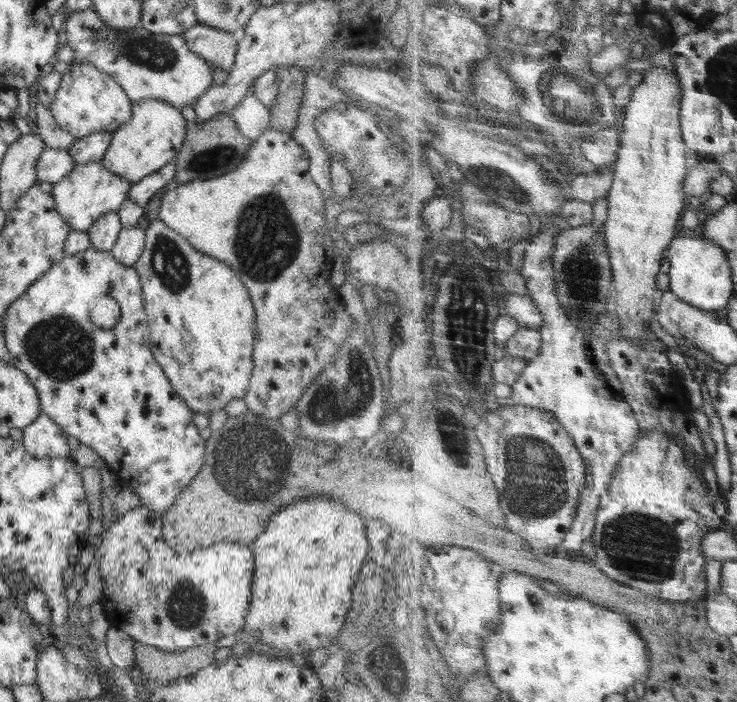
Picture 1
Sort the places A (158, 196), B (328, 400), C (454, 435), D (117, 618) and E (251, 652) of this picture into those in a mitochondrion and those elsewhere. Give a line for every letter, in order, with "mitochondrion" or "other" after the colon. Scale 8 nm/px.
A: other
B: mitochondrion
C: mitochondrion
D: other
E: other

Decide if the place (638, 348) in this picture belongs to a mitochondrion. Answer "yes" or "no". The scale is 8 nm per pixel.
no

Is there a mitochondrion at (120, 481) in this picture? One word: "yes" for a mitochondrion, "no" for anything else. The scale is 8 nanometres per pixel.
no

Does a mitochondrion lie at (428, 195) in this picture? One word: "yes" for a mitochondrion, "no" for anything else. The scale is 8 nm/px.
no

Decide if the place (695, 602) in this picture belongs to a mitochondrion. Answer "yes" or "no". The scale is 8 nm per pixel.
no

